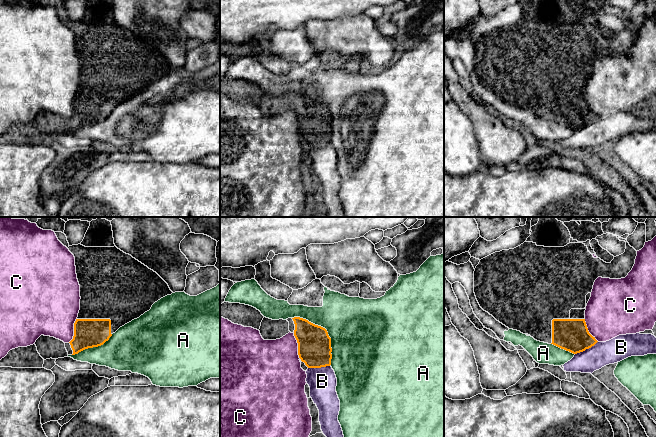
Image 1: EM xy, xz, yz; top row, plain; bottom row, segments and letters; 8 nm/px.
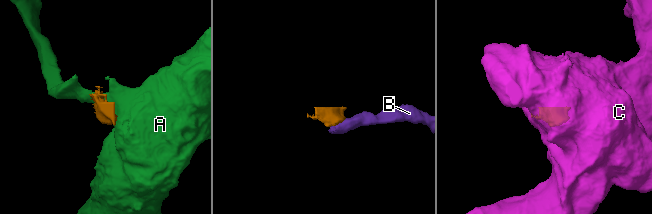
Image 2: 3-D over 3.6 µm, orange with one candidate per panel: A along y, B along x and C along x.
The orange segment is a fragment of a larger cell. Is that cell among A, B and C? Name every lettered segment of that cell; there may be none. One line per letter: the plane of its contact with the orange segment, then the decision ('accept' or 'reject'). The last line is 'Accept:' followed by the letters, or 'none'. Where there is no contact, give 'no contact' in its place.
A: meets orange in xz; reject
B: meets orange in yz; reject
C: meets orange in xz; reject
Accept: none

